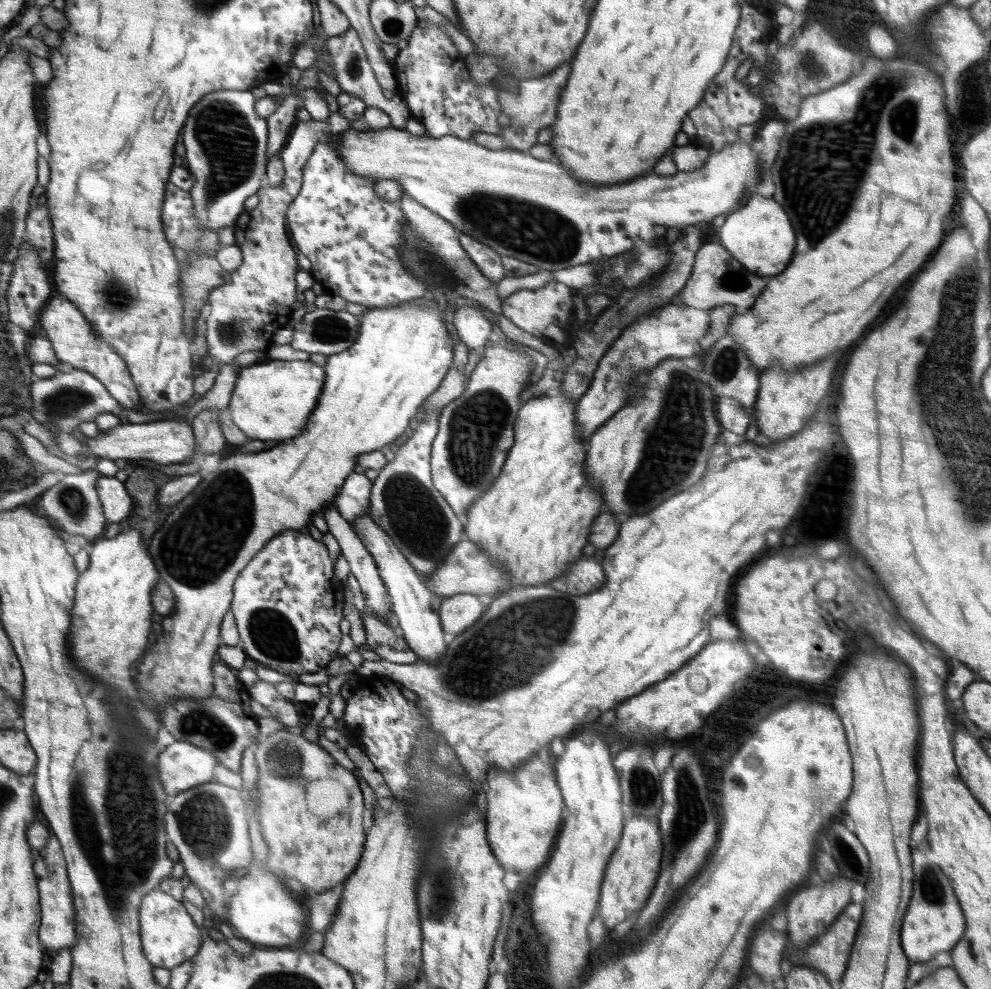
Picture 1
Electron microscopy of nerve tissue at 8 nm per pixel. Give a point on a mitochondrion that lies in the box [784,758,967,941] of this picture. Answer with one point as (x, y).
(932, 886)

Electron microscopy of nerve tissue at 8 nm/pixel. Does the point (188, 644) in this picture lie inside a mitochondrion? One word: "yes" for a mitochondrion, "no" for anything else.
no

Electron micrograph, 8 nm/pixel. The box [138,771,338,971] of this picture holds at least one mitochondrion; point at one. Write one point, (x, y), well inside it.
(204, 823)

